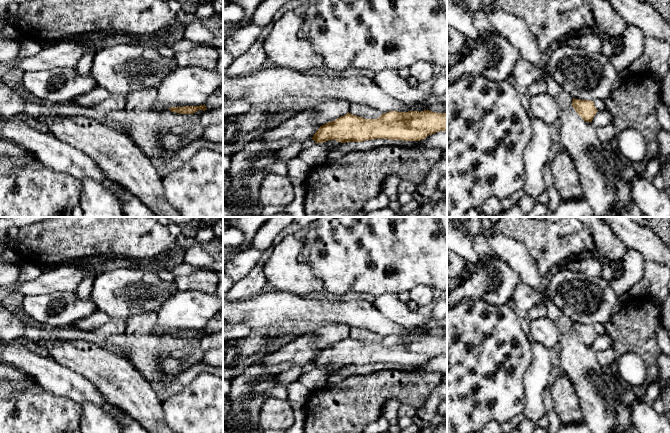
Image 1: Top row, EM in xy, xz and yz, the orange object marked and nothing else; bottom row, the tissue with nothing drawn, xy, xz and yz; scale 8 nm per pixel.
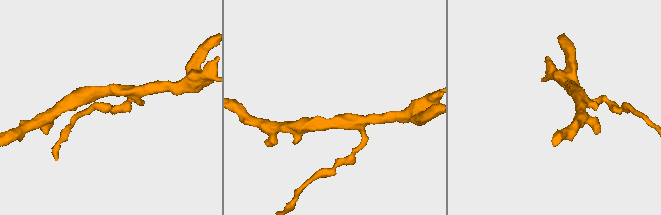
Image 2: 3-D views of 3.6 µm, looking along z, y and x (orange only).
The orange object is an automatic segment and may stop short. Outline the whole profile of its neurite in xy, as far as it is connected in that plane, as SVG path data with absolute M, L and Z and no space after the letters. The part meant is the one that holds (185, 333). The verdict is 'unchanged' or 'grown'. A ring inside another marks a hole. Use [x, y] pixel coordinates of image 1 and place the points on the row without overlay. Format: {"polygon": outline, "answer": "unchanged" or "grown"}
{"polygon": "M205 328L200 330L183 330L183 331L171 331L169 332L170 335L180 338L193 338L198 334L207 334Z", "answer": "unchanged"}

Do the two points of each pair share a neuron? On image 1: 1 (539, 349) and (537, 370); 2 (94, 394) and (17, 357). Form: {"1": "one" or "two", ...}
{"1": "one", "2": "one"}

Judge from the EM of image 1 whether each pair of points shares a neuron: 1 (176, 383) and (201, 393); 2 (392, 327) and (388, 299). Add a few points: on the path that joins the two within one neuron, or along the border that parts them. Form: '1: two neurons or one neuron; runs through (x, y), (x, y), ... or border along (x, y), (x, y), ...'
1: two neurons; border along (203, 372), (199, 373), (179, 392), (165, 400)
2: two neurons; border along (374, 305), (389, 319), (413, 328)

